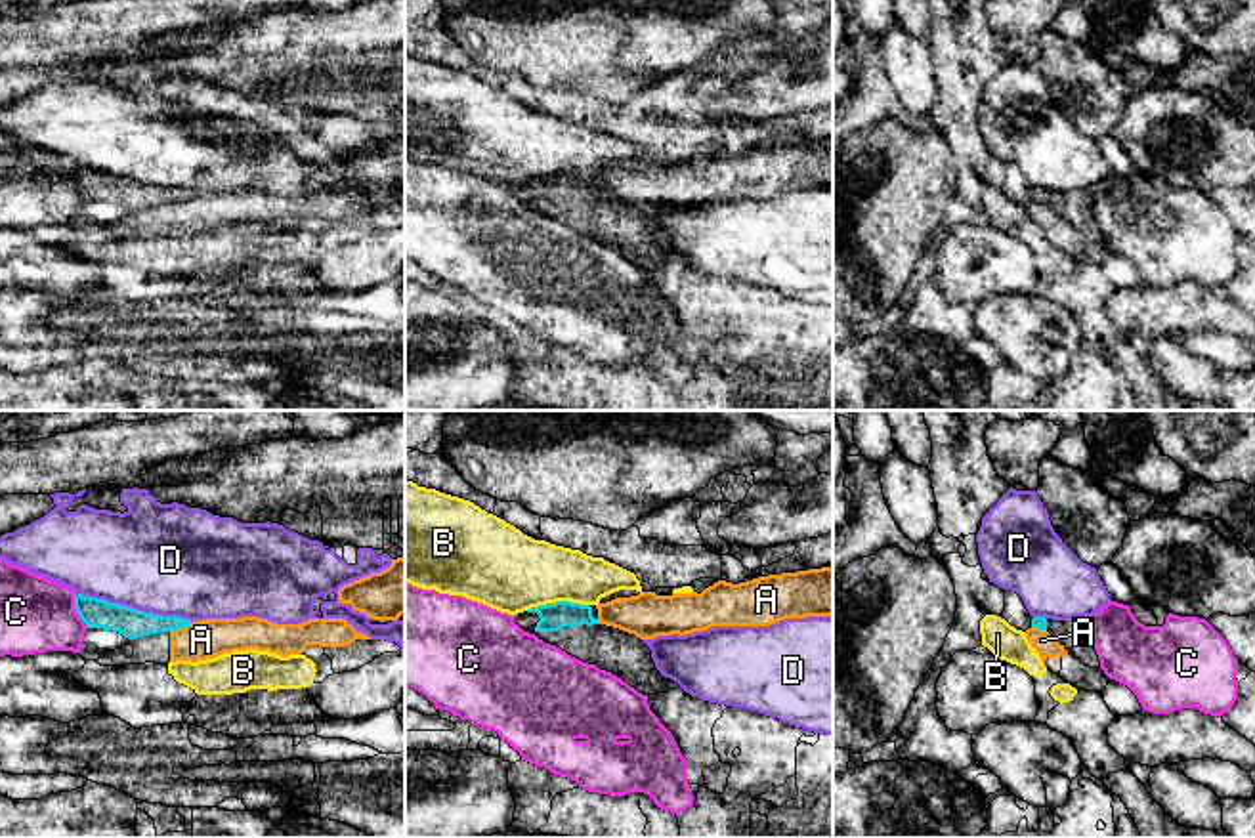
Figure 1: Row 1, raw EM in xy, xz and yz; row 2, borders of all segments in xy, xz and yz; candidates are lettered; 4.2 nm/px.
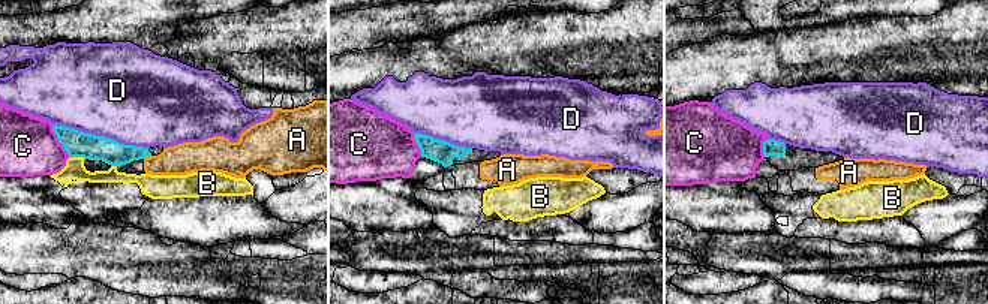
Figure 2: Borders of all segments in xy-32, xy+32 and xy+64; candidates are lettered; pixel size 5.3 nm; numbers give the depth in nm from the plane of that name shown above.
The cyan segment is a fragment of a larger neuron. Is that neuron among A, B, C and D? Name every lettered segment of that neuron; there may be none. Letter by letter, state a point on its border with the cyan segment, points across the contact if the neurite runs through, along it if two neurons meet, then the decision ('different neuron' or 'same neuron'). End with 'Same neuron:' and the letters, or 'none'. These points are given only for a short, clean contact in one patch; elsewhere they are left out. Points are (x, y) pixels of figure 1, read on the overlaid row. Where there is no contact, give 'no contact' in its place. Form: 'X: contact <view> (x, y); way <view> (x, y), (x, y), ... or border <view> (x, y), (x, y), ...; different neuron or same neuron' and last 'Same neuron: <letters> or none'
A: contact xy (180, 627); border xy (191, 623), (169, 630); different neuron
B: contact xz (556, 602); different neuron
C: contact xy (77, 611); different neuron
D: contact xy (134, 609); different neuron
Same neuron: none

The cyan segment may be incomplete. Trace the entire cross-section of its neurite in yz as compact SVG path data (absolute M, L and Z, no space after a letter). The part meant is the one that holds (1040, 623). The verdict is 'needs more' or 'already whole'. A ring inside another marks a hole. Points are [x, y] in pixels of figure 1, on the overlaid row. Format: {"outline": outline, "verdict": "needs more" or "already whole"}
{"outline": "M1033 617L1032 628L1047 630L1070 655L1079 659L1081 664L1100 668L1100 660L1091 639L1093 622L1089 617L1075 617L1070 620Z", "verdict": "needs more"}

